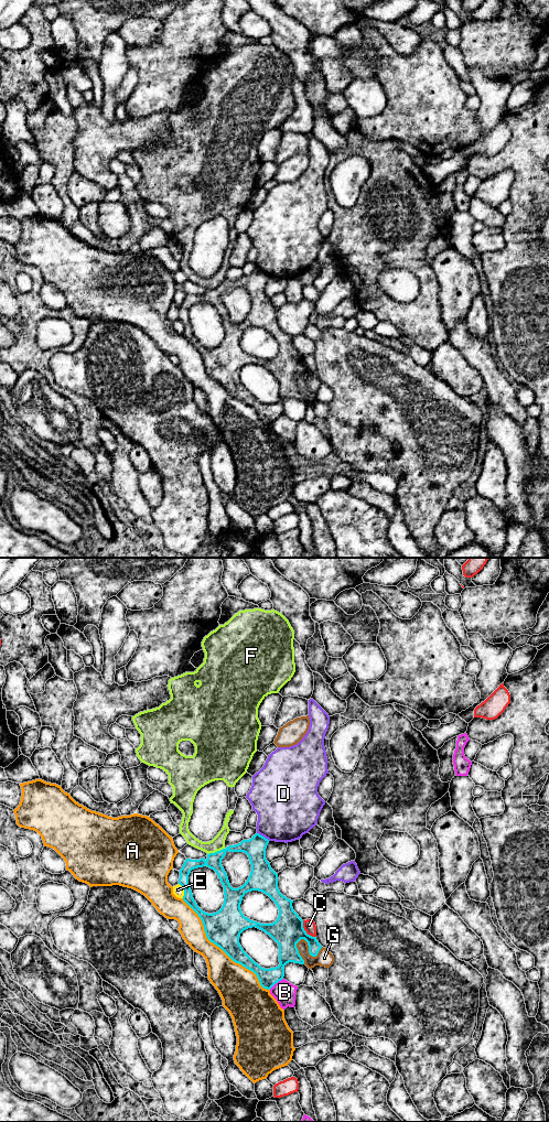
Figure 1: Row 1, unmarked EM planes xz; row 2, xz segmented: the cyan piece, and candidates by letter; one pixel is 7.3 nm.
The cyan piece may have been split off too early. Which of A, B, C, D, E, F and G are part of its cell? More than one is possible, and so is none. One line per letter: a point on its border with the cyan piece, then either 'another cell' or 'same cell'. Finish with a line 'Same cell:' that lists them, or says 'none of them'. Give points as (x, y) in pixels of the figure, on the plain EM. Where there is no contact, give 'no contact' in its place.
A: contact xz (221, 384); another cell
B: contact xz (276, 418); another cell
C: contact xz (304, 366); another cell
D: contact xz (264, 272); another cell
E: contact xz (184, 326); another cell
F: contact xz (215, 288); another cell
G: contact xz (309, 386); another cell
Same cell: none of them

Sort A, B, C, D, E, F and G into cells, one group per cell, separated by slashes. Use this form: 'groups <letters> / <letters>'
groups A D / B / C / E / F / G

